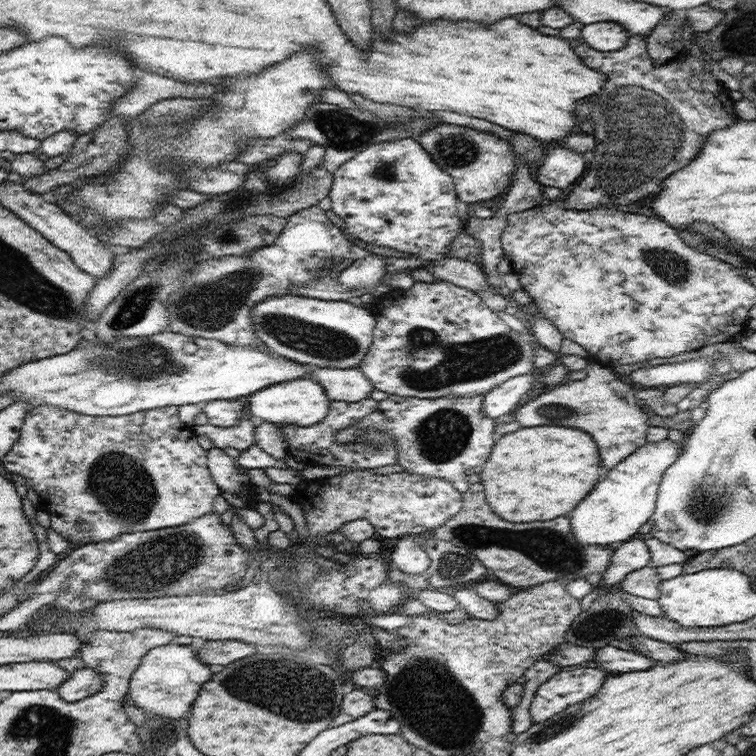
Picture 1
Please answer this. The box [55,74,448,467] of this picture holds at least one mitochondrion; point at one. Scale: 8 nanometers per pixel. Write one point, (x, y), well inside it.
(210, 306)

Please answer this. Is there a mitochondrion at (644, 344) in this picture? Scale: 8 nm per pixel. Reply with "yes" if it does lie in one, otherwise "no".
no

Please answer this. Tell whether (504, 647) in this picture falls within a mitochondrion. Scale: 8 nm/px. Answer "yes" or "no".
no

